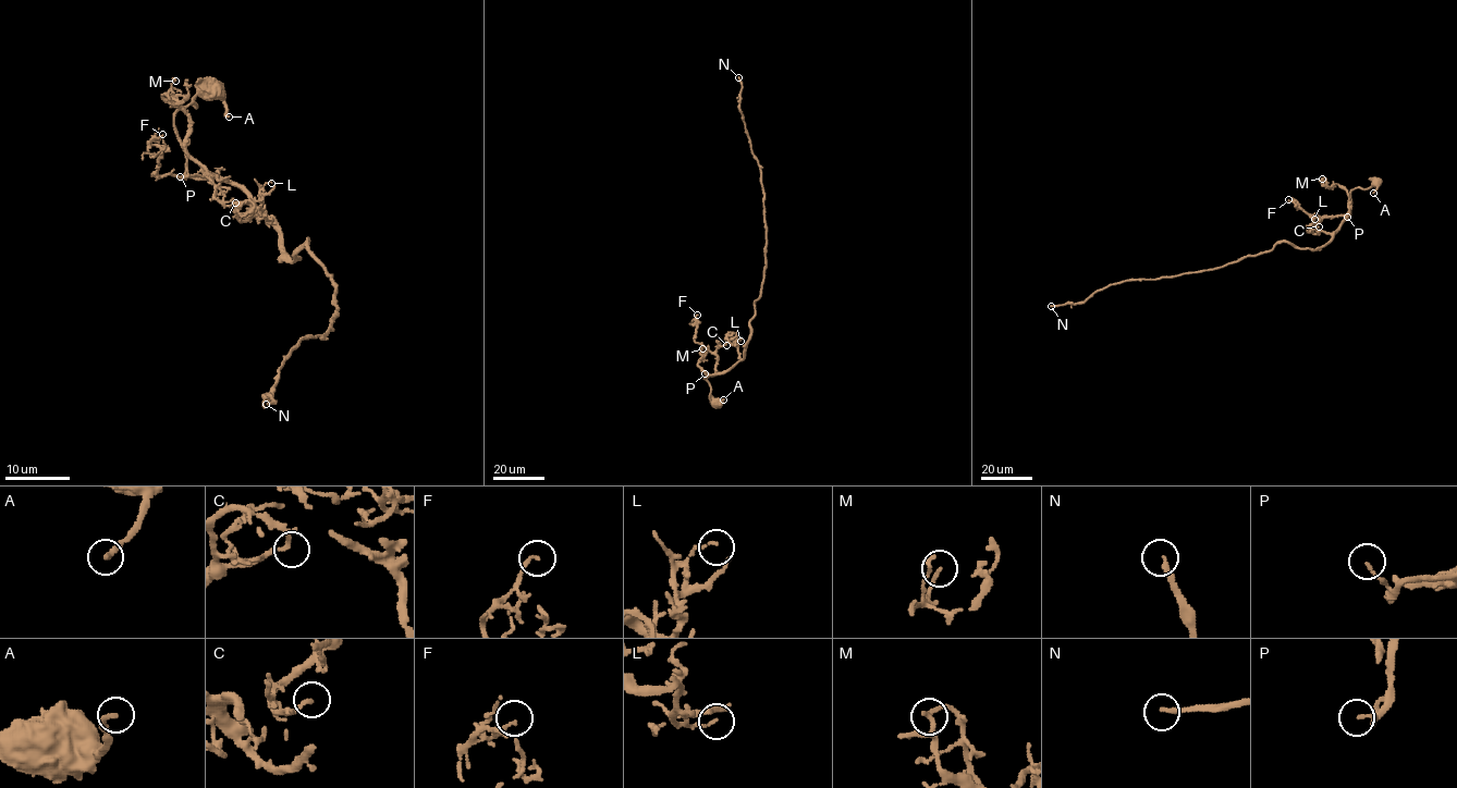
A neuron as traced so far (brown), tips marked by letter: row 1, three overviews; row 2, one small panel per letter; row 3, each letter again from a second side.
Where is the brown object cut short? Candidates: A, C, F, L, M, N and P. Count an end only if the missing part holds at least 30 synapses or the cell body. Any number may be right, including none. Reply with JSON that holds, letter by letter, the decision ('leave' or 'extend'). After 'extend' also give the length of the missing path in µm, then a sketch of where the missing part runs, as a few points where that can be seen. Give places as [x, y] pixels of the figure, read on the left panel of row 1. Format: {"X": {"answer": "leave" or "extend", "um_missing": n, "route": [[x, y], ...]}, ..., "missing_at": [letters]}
{"A": {"answer": "leave"}, "C": {"answer": "leave"}, "F": {"answer": "leave"}, "L": {"answer": "leave"}, "M": {"answer": "leave"}, "N": {"answer": "extend", "um_missing": 160}, "P": {"answer": "leave"}, "missing_at": ["N"]}

